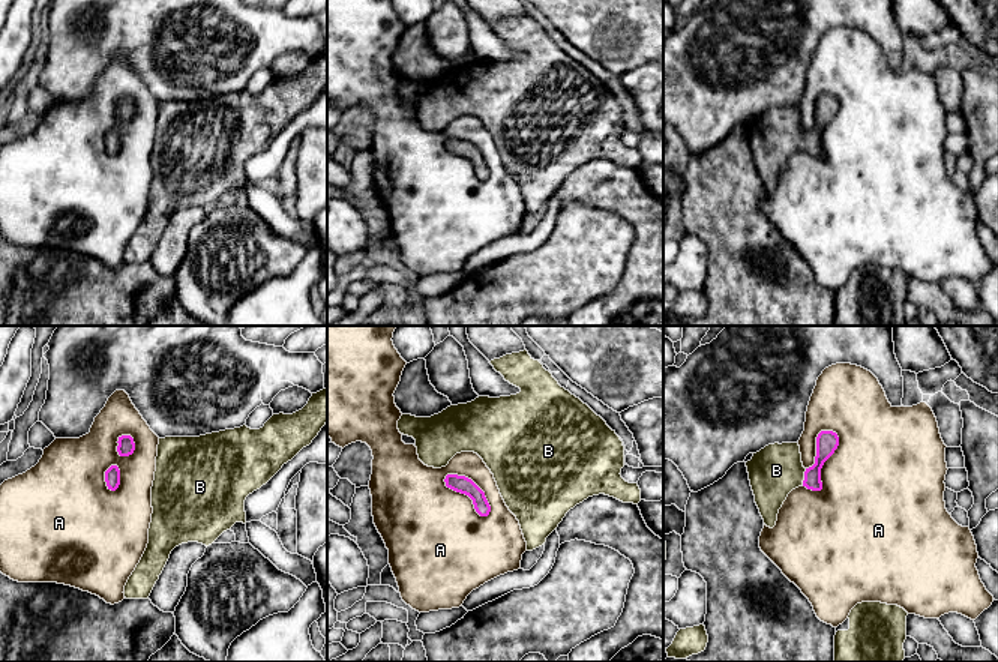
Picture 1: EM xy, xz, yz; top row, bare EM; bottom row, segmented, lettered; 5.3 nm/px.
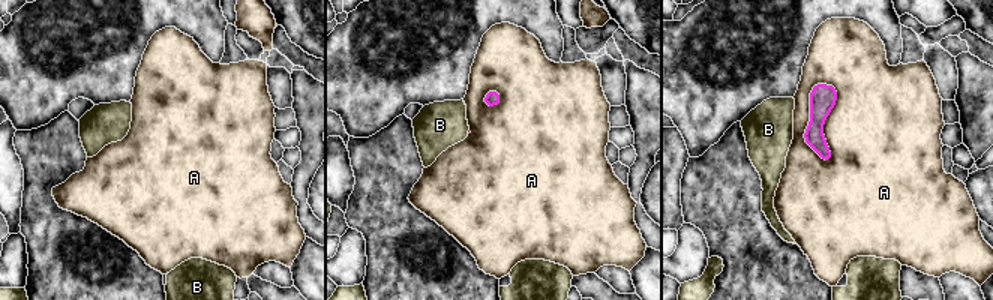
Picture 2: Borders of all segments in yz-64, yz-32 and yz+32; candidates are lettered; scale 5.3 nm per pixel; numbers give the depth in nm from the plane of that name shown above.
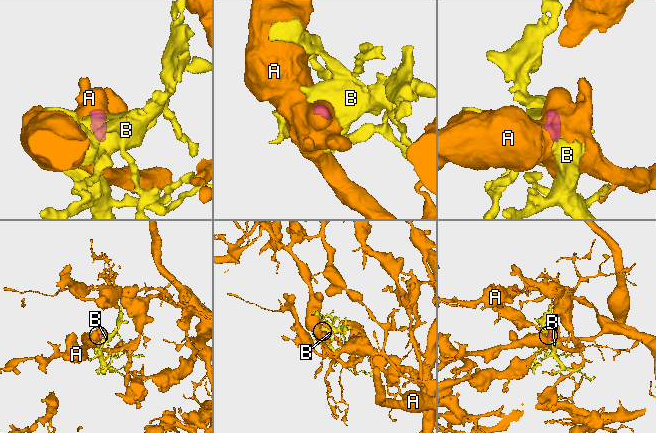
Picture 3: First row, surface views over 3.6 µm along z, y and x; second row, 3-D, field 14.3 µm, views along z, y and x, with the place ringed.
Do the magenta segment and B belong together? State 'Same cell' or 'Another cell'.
Same cell

